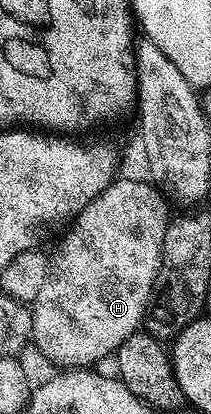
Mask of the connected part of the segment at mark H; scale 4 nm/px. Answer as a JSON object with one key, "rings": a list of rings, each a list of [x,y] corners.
{"rings":[[[116,178],[111,183],[109,188],[106,188],[101,195],[95,197],[83,208],[75,220],[71,223],[70,227],[66,230],[65,236],[60,245],[59,253],[54,256],[51,265],[51,274],[46,283],[43,285],[40,292],[37,294],[36,299],[31,304],[32,317],[34,319],[34,327],[32,329],[32,342],[36,344],[42,355],[55,366],[61,369],[78,368],[87,369],[91,365],[107,355],[112,356],[118,352],[121,343],[129,337],[129,335],[138,332],[144,321],[146,320],[148,311],[154,300],[155,287],[158,284],[160,263],[163,258],[163,249],[165,241],[165,231],[171,222],[171,214],[169,215],[170,204],[166,196],[154,186],[152,182],[139,181],[137,179],[122,179]]]}

